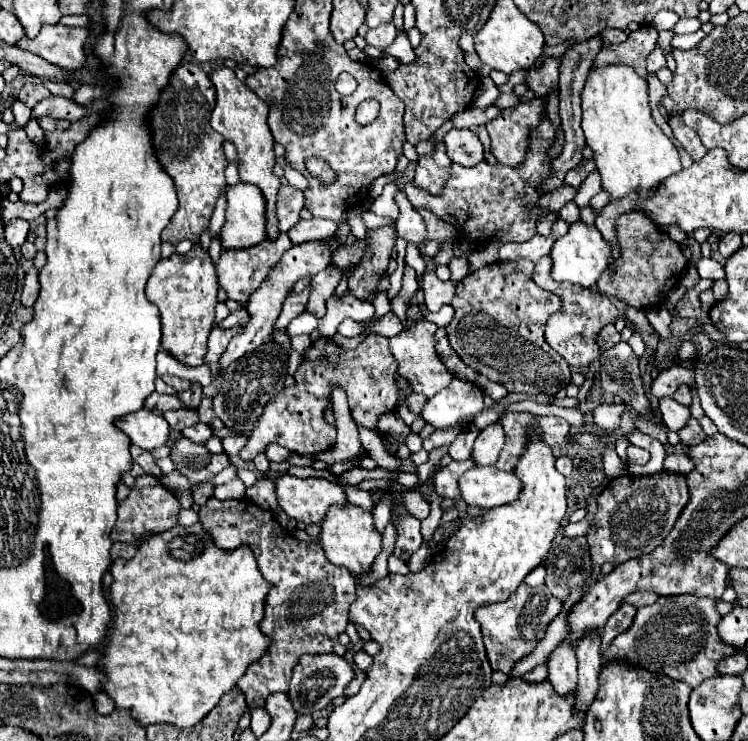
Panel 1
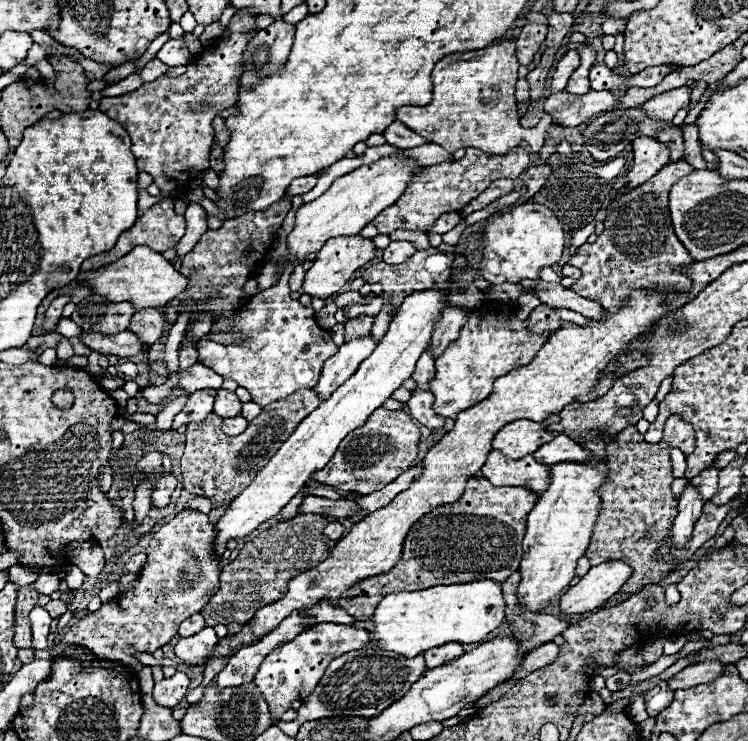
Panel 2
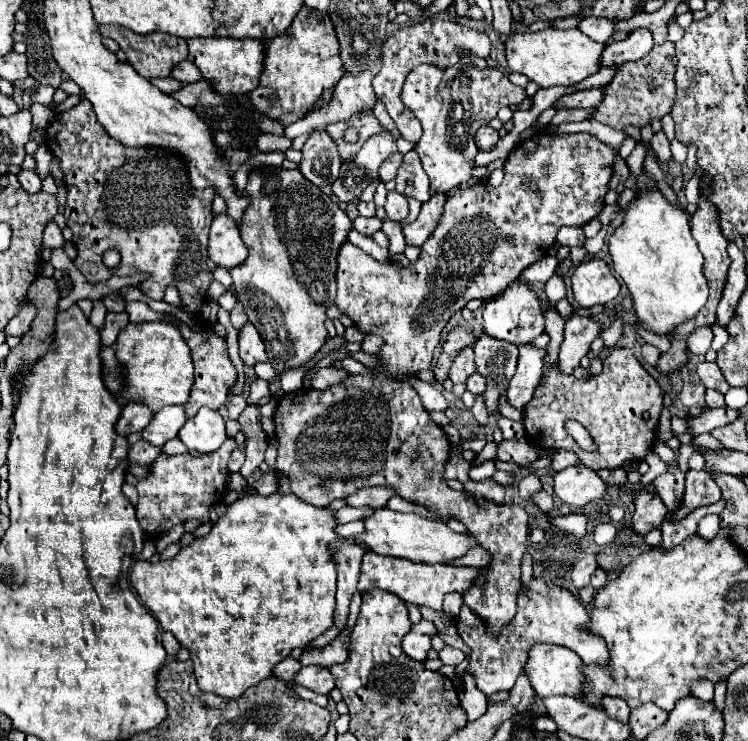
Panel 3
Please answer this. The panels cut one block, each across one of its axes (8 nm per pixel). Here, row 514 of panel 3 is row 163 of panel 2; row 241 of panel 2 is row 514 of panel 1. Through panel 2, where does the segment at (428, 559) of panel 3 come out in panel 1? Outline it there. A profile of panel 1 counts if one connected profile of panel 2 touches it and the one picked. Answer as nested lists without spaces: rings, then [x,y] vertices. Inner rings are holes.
[[[284,474],[276,480],[276,494],[282,510],[304,524],[320,524],[330,506],[346,506],[348,498],[340,484],[326,478],[296,478]]]

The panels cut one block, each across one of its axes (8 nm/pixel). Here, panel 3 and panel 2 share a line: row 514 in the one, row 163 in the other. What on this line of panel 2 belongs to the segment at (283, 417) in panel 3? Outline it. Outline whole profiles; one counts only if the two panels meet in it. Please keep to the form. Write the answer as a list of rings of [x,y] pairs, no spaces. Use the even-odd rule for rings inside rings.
[[[468,148],[466,156],[458,162],[442,162],[434,166],[426,166],[408,186],[408,190],[402,194],[402,198],[388,206],[384,212],[380,212],[374,218],[374,224],[380,234],[390,234],[394,230],[418,230],[428,232],[434,222],[452,210],[462,210],[468,206],[474,198],[478,198],[494,180],[500,178],[518,178],[528,168],[528,150],[526,148],[512,148],[504,156],[484,152],[478,148]]]

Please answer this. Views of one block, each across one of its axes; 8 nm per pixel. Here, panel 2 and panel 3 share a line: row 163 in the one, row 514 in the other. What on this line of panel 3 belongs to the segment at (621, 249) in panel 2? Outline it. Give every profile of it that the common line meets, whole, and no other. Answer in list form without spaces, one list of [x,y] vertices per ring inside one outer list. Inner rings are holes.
[[[688,470],[686,474],[686,490],[684,490],[684,498],[682,498],[682,506],[668,516],[668,520],[678,520],[684,518],[686,514],[690,514],[694,508],[698,506],[708,506],[714,504],[722,498],[720,488],[716,486],[716,482],[708,476],[708,472],[700,470]]]

